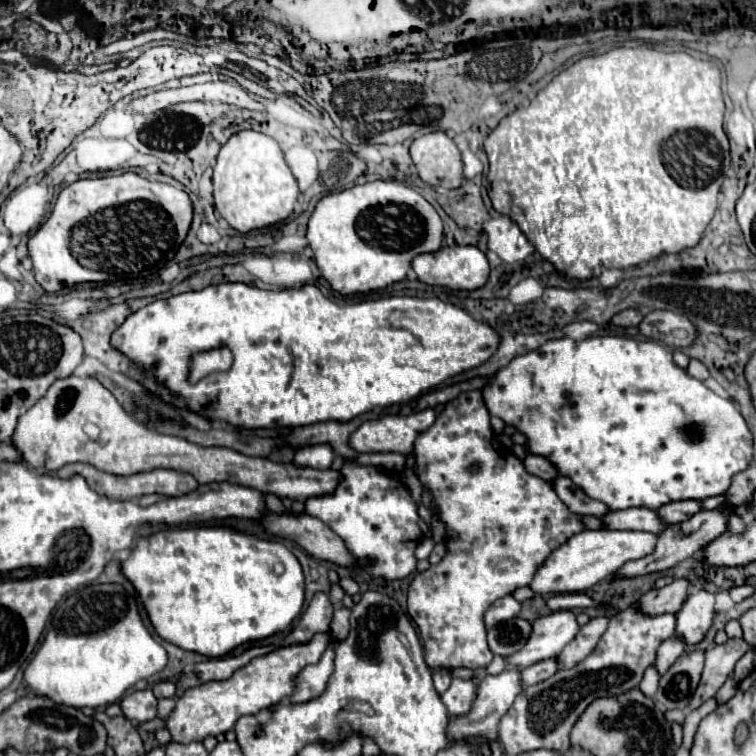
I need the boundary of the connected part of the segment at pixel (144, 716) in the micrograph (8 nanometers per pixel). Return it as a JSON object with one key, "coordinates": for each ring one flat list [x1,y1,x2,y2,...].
{"coordinates":[[138,690,120,700,120,708,128,720,136,720,138,724,156,718,156,696,152,690]]}

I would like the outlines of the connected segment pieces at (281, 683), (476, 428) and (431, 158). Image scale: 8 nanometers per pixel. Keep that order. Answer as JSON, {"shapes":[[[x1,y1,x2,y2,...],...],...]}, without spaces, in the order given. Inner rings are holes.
{"shapes":[[[340,608,334,612,330,630,316,634,308,644,292,644,292,646,276,648,264,656,252,658,244,668,236,670,228,680,206,682,186,690,182,698,178,698,178,704,172,710,172,714,166,718,166,726,172,734,172,740,188,744,188,742,204,740,206,736,218,736,222,732,228,732,240,716,256,714,270,704,278,704,290,698,294,692,294,680,302,672,302,668,308,664,316,664,322,652,330,644,340,644,348,636,348,618,350,618,350,610]],[[480,390,462,392,456,400,448,402,436,418,436,424,416,438,414,452,418,478,434,494,438,512,442,512,442,520,446,522,448,552,442,562,414,576,408,590,408,614,420,630,424,658,432,670,460,666,476,670,488,666,494,656,486,644,484,612,494,600,512,594,516,588,528,586,532,582,532,572,542,566,550,552,582,532,584,524,578,514,572,514,564,506,550,482,528,474,514,452,498,442,490,428,490,414],[472,464,480,466,478,472,470,470]],[[444,130,430,132,416,138,410,146,410,156,418,170,418,176,428,186,460,188,464,182,460,150]]]}

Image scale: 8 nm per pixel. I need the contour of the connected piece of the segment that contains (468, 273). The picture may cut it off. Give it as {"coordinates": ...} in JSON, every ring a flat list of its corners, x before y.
{"coordinates":[[446,246,432,254,420,254,412,260,412,268,422,282,432,286,446,286,452,290,478,290,486,284,490,274,486,254,476,246]]}

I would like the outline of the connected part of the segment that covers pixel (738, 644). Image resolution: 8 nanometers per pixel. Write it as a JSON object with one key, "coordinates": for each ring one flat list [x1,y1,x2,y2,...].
{"coordinates":[[730,638,722,646,714,646,706,650,706,666,702,680,694,692,694,698,690,702,692,708,702,706,706,700,714,698,718,688,726,682,730,672,734,670,734,664,750,650,750,646,742,638]]}

